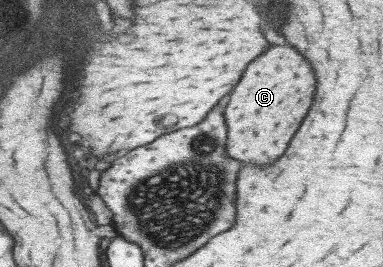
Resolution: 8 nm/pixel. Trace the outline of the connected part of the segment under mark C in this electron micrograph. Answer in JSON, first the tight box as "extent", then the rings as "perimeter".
{"extent":[225,47,315,165],"perimeter":[[[269,47],[247,65],[225,105],[225,151],[243,165],[271,165],[284,151],[313,101],[315,77],[295,49]]]}

